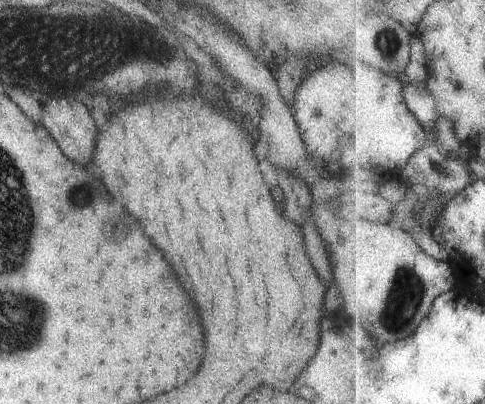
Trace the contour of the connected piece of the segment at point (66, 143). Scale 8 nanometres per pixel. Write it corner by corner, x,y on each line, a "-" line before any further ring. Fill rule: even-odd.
52,98
42,106
42,125
72,162
86,164
94,152
96,126
78,100

